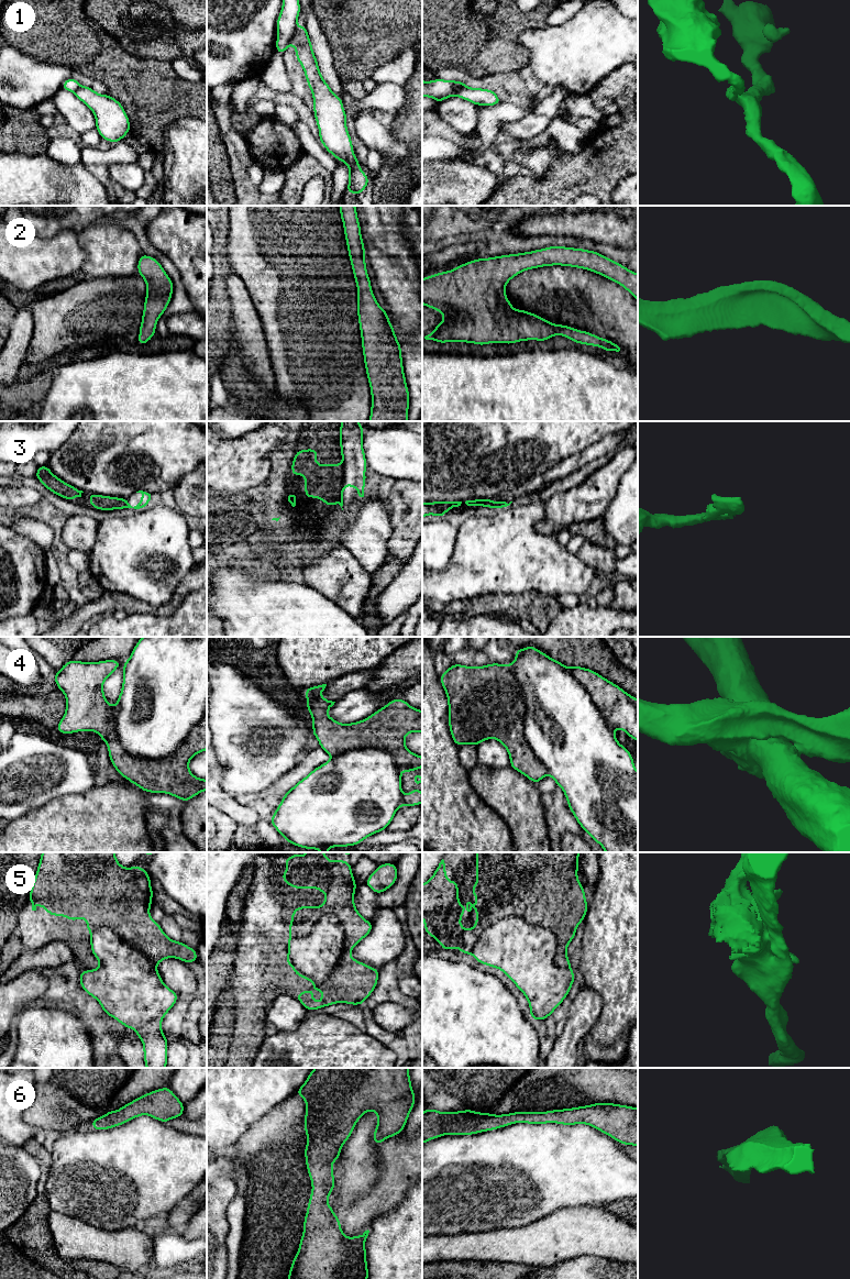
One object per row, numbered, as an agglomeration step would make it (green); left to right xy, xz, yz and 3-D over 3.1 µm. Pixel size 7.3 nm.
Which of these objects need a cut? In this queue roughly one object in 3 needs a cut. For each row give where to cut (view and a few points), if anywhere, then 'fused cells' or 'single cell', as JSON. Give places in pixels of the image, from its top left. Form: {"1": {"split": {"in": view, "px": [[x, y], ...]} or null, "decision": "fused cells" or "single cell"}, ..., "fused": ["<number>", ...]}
{"1": {"split": {"in": "xz", "px": [[296, 24], [289, 43]]}, "decision": "fused cells"}, "2": {"split": null, "decision": "single cell"}, "3": {"split": {"in": "xz", "px": [[343, 464], [343, 482], [341, 502], [339, 504]]}, "decision": "fused cells"}, "4": {"split": {"in": "xy", "px": [[206, 709], [178, 748], [162, 758], [131, 756], [113, 726]]}, "decision": "fused cells"}, "5": {"split": {"in": "xz", "px": [[332, 913], [343, 932], [344, 956], [328, 977], [317, 983]]}, "decision": "fused cells"}, "6": {"split": null, "decision": "single cell"}, "fused": ["1", "3", "4", "5"]}

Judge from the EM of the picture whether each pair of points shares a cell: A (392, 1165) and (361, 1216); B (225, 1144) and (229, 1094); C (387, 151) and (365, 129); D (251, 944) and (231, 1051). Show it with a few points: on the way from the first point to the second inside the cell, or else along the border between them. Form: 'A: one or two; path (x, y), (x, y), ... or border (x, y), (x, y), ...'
A: one; path (392, 1178), (392, 1186), (374, 1203)
B: one; path (225, 1132), (225, 1106)
C: one; path (382, 145), (371, 134)
D: one; path (251, 970), (250, 1025)

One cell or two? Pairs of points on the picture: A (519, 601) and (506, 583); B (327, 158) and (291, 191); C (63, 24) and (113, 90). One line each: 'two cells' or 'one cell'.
A: two cells
B: two cells
C: one cell

